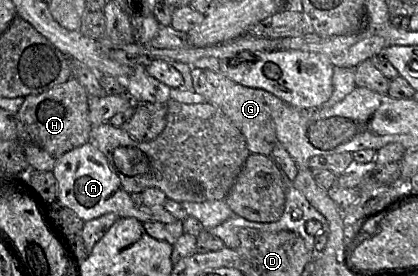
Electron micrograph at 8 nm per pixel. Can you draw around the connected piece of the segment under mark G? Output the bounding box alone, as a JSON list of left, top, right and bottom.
[192,68,286,156]

